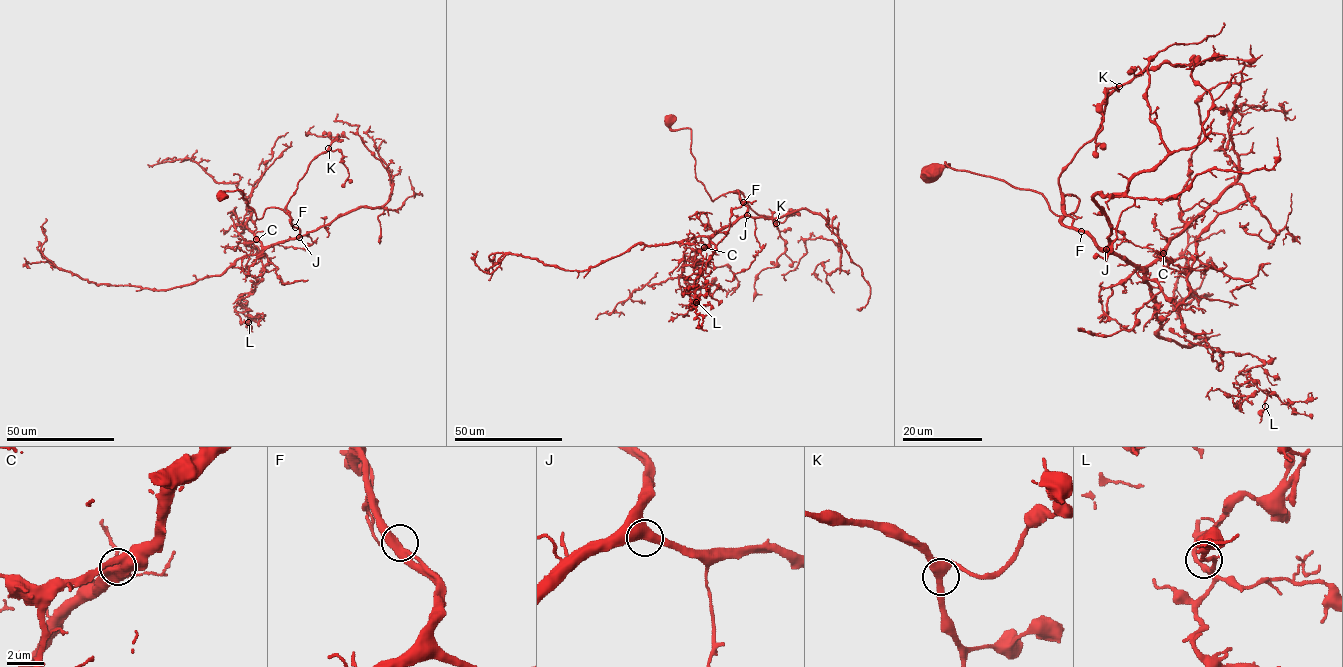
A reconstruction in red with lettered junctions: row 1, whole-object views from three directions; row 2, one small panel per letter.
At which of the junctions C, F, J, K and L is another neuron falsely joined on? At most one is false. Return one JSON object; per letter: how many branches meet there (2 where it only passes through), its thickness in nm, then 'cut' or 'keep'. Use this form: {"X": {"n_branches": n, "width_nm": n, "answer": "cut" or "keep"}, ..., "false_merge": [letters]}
{"C": {"n_branches": 2, "width_nm": 700, "answer": "keep"}, "F": {"n_branches": 2, "width_nm": 400, "answer": "keep"}, "J": {"n_branches": 2, "width_nm": 600, "answer": "keep"}, "K": {"n_branches": 2, "width_nm": 440, "answer": "keep"}, "L": {"n_branches": 2, "width_nm": 190, "answer": "keep"}, "false_merge": []}

